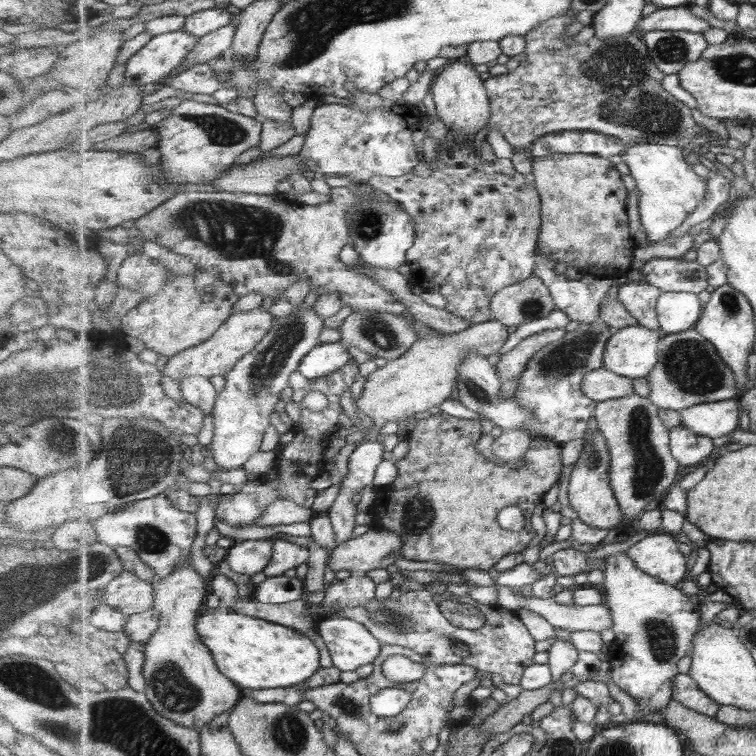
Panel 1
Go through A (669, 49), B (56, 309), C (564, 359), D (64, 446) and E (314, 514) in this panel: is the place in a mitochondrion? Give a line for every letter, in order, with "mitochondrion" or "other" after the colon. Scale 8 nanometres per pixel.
A: mitochondrion
B: other
C: mitochondrion
D: mitochondrion
E: other

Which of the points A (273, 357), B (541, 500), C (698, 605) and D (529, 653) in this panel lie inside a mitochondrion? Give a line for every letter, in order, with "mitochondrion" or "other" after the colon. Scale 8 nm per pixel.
A: mitochondrion
B: other
C: other
D: other

